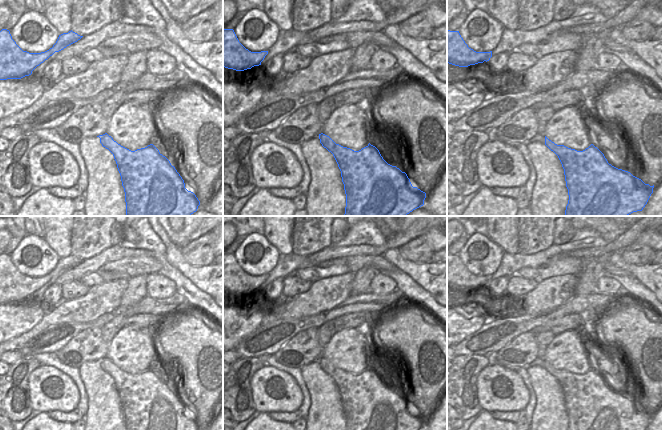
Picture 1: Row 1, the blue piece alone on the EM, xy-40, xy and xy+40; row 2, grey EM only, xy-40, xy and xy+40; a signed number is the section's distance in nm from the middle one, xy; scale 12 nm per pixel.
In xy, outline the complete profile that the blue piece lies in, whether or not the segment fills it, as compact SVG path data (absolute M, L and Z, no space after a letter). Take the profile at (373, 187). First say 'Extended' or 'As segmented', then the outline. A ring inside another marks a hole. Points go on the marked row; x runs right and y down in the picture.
As segmented. M319 134L320 143L331 152L341 171L346 194L344 216L406 216L424 205L426 193L413 187L405 172L388 164L370 143L359 151L336 144L329 136Z

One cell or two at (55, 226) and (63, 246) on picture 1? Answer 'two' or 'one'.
one

